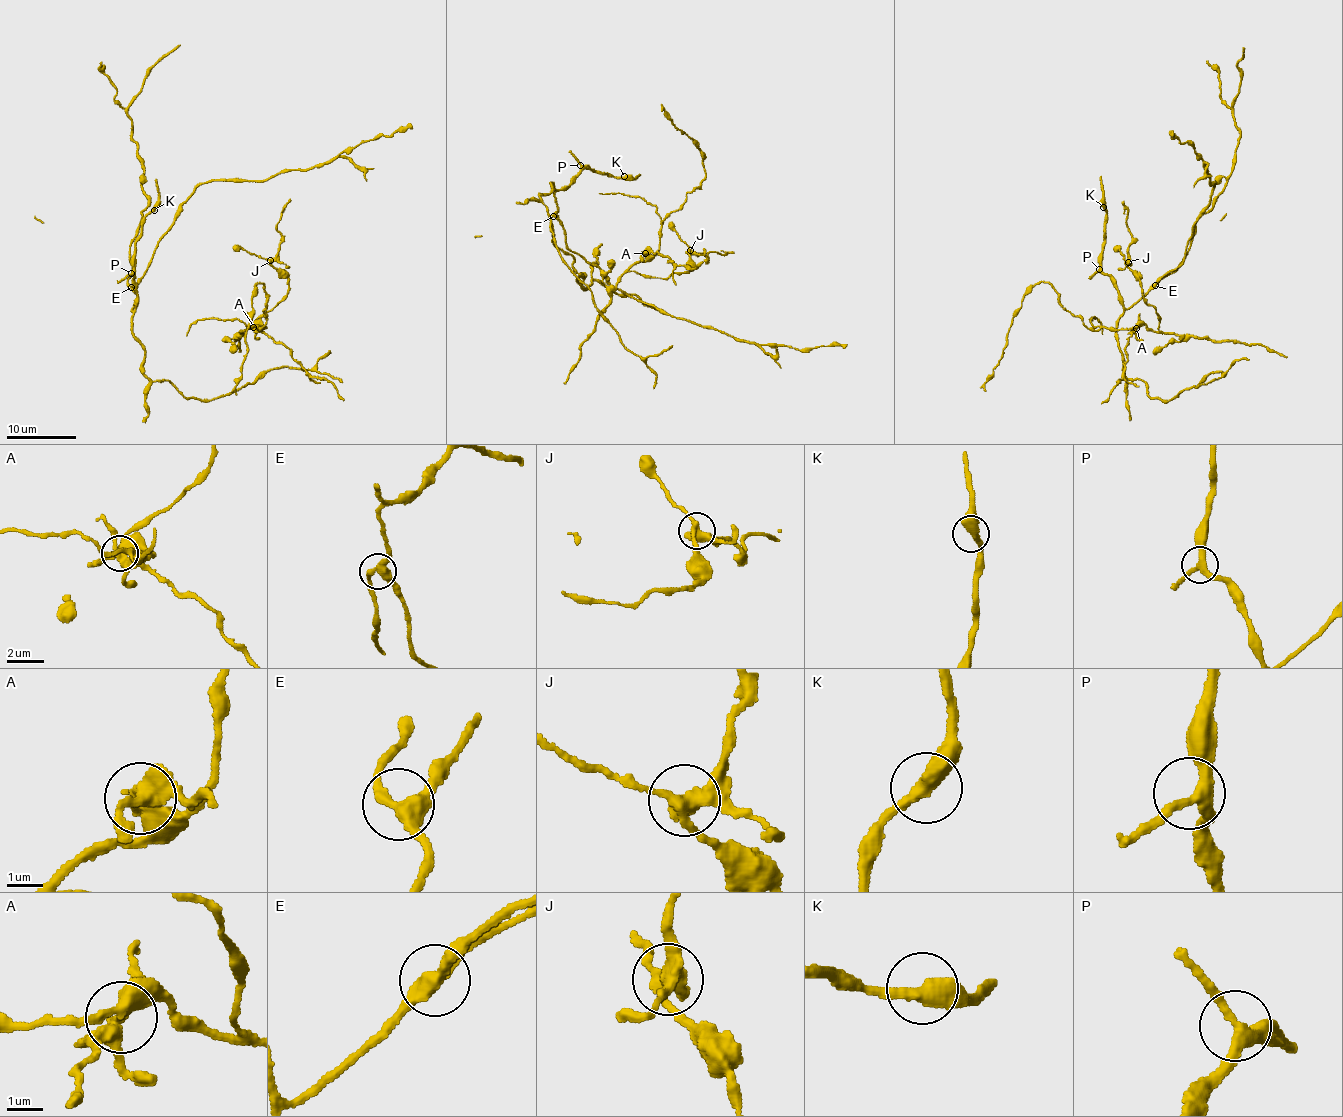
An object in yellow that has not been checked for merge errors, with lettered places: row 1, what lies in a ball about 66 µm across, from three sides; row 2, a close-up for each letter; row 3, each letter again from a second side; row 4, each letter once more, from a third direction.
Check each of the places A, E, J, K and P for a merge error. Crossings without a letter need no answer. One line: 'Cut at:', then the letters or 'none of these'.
Cut at: A, J

